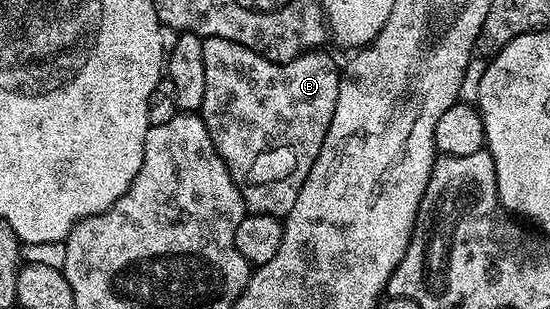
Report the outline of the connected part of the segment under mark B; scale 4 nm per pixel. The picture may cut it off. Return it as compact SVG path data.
M220 37L203 38L202 44L204 45L204 81L206 82L206 88L204 89L204 101L202 102L200 114L204 125L208 129L208 133L212 137L212 145L216 145L220 157L226 163L228 173L232 177L232 181L240 189L242 199L246 203L247 208L256 215L284 217L292 209L292 205L296 205L296 197L300 193L300 189L304 185L304 181L308 177L316 157L320 153L320 145L324 145L324 137L328 133L328 125L332 125L332 113L336 109L336 97L338 96L340 67L337 67L325 55L325 50L322 49L306 51L287 63L274 63L271 59L266 59L258 51L253 51L244 45L233 43Z

